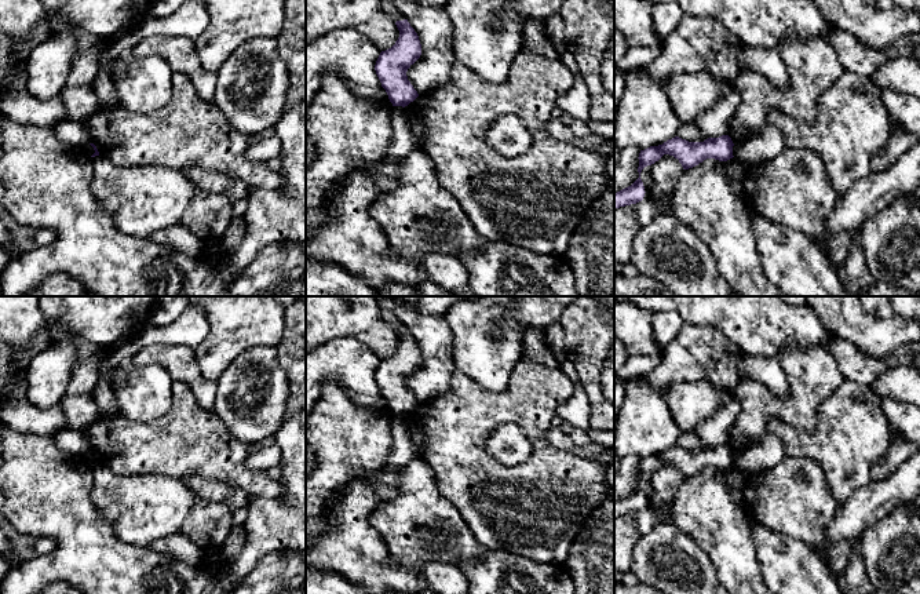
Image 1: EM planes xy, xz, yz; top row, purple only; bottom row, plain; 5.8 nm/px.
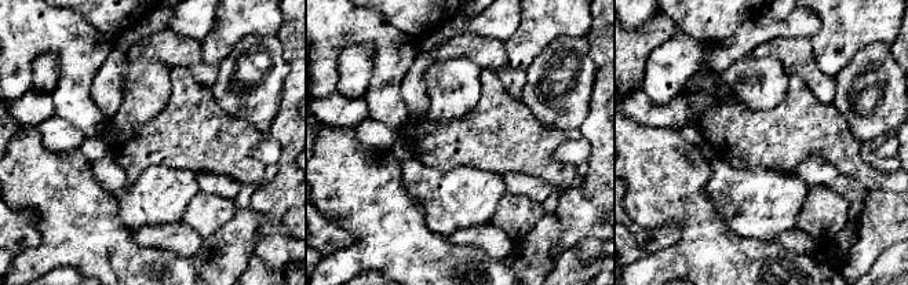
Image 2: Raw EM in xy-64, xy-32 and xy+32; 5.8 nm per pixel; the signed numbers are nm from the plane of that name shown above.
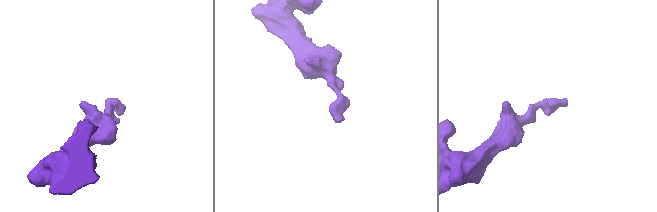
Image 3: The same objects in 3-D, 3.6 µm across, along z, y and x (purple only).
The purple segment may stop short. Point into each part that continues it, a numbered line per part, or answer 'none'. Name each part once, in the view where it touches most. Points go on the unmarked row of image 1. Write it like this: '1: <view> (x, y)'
none

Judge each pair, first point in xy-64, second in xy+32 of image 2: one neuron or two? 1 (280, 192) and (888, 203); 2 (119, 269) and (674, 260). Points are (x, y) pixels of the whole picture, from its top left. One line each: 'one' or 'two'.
1: one
2: one

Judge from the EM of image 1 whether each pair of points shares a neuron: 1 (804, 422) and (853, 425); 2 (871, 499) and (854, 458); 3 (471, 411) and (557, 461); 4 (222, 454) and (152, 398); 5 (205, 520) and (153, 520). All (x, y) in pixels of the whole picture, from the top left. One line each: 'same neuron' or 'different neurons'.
1: different neurons
2: different neurons
3: same neuron
4: different neurons
5: different neurons

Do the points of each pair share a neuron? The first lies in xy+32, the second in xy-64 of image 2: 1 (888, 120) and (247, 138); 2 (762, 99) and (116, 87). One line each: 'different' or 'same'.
1: different
2: different

